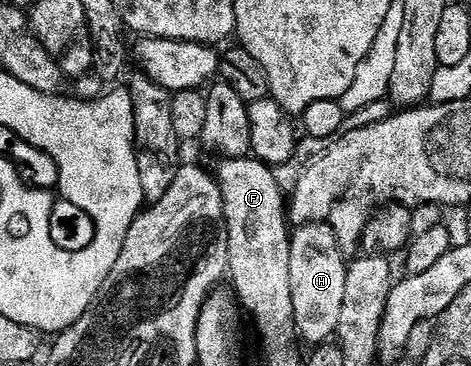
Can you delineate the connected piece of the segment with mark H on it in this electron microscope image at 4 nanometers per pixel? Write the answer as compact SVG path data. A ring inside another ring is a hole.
M309 221L297 226L292 231L292 296L296 313L296 325L299 336L311 345L324 345L328 339L337 334L342 321L342 307L346 305L346 281L348 277L349 260L344 260L336 239L332 236L333 228L324 221Z

